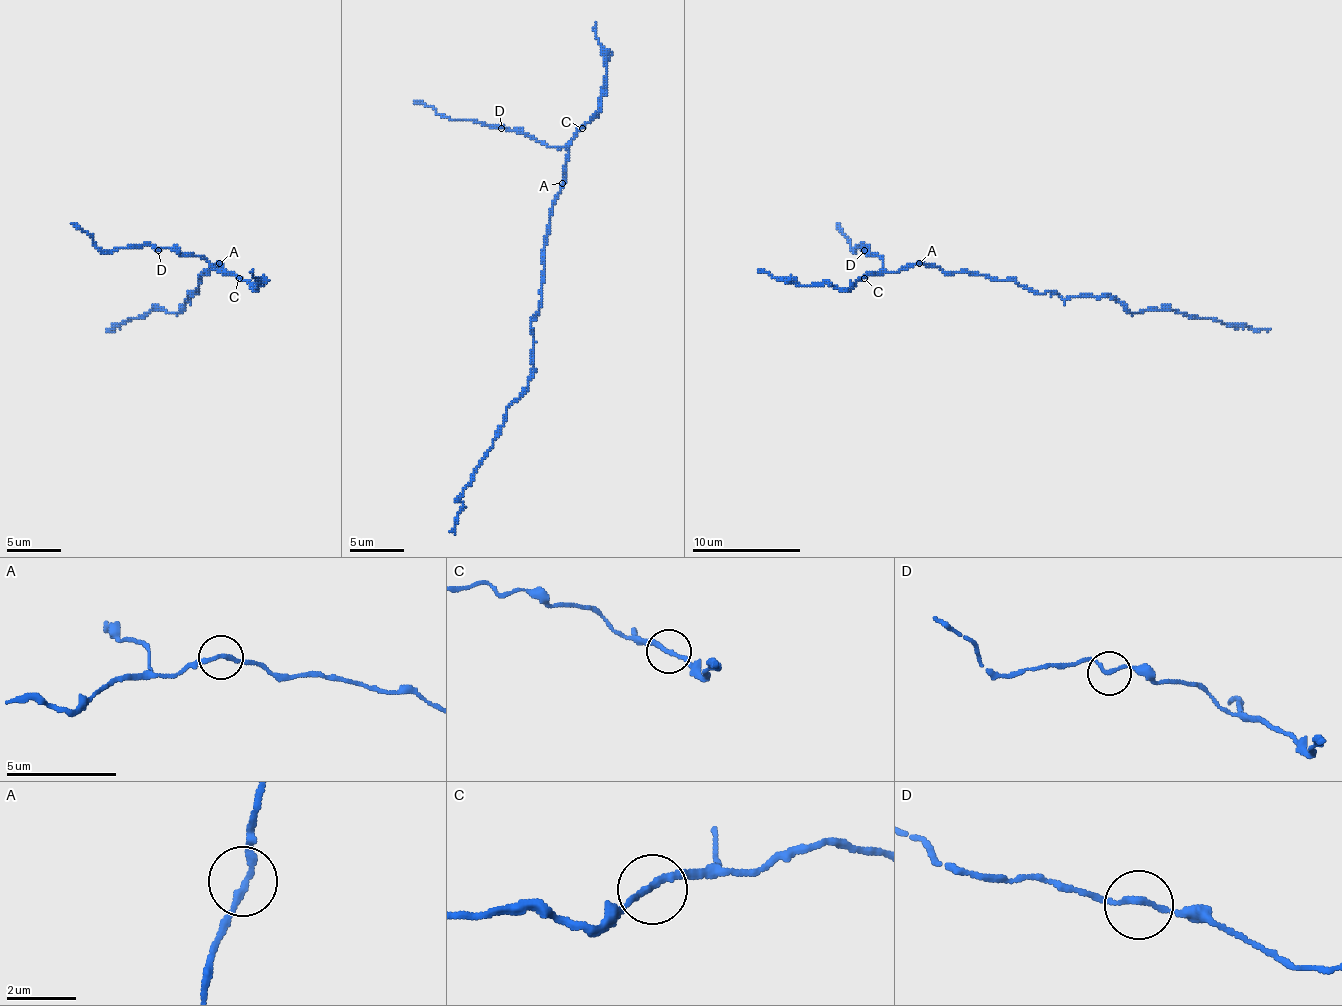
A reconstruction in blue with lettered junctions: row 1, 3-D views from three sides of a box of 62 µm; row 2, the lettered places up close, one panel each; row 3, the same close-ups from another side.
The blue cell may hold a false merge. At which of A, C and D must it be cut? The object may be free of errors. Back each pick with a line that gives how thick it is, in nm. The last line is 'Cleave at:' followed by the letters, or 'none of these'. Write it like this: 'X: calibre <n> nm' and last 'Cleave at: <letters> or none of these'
Cleave at: none of these

